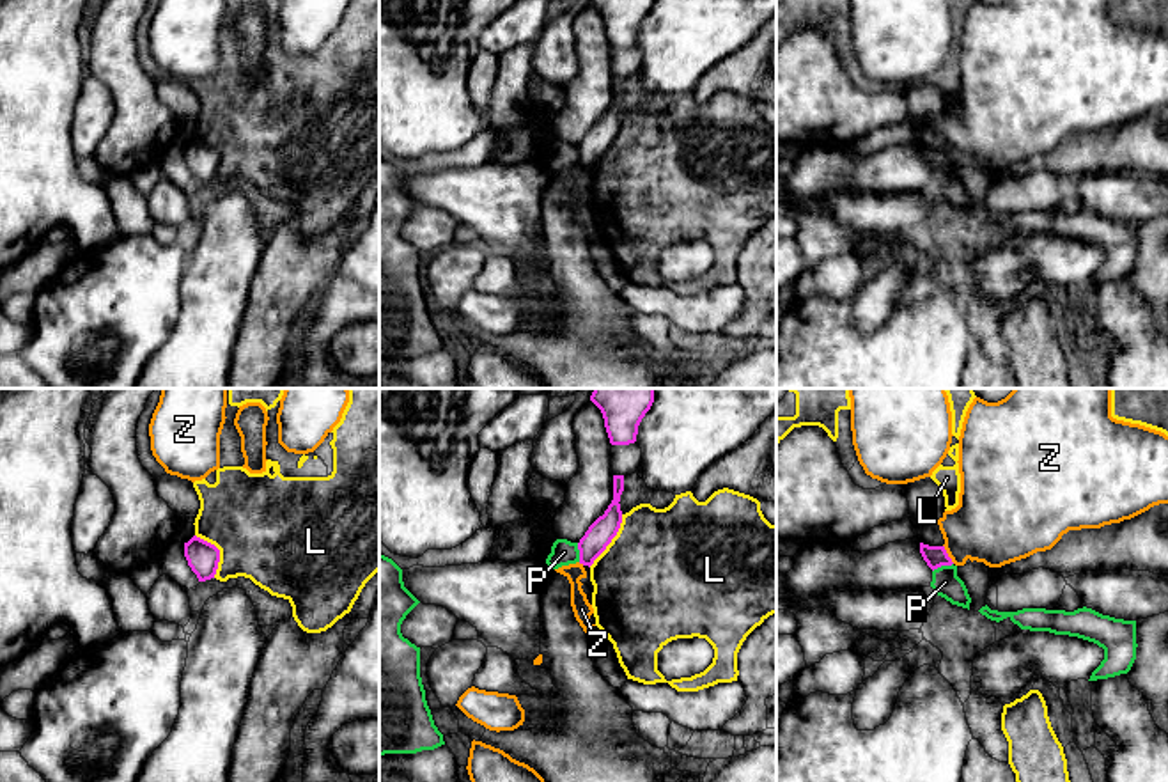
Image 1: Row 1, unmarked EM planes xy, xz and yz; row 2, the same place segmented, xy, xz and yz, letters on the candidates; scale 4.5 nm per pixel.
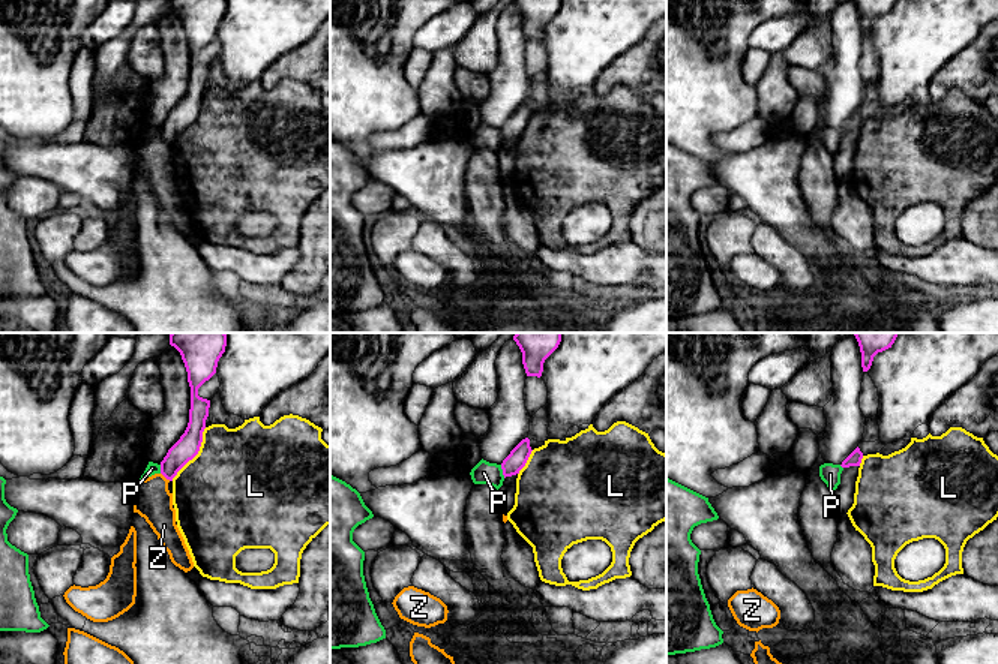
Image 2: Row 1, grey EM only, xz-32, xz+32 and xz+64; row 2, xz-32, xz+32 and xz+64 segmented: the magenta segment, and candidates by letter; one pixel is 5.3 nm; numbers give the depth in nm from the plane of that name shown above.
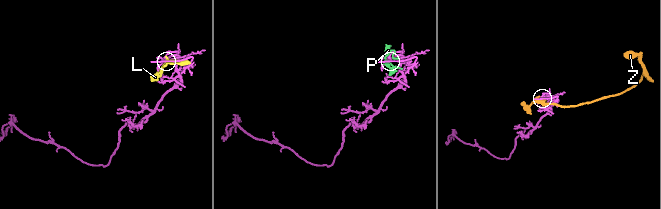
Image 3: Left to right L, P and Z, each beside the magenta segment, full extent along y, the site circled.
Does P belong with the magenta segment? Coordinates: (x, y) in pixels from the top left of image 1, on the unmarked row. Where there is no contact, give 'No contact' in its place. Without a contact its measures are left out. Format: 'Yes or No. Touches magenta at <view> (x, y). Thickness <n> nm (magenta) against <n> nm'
No. Touches magenta at yz (942, 167). Thickness 100 nm (magenta) against 130 nm

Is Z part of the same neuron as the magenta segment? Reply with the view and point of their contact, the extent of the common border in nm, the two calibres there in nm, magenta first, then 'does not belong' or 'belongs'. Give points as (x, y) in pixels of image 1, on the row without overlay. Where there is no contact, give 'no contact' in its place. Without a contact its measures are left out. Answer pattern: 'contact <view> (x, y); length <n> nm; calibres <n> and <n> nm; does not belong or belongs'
contact yz (947, 156); length 100 nm; calibres 100 and 360 nm; does not belong

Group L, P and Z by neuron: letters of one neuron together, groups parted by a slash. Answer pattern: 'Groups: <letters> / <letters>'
Groups: L / P / Z

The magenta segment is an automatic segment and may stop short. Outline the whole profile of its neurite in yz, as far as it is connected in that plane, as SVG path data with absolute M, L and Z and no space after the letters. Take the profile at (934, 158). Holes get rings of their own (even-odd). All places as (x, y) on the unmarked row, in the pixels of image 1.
M920 145L920 156L927 168L934 174L941 168L952 168L952 161L948 160L945 149L929 149Z

